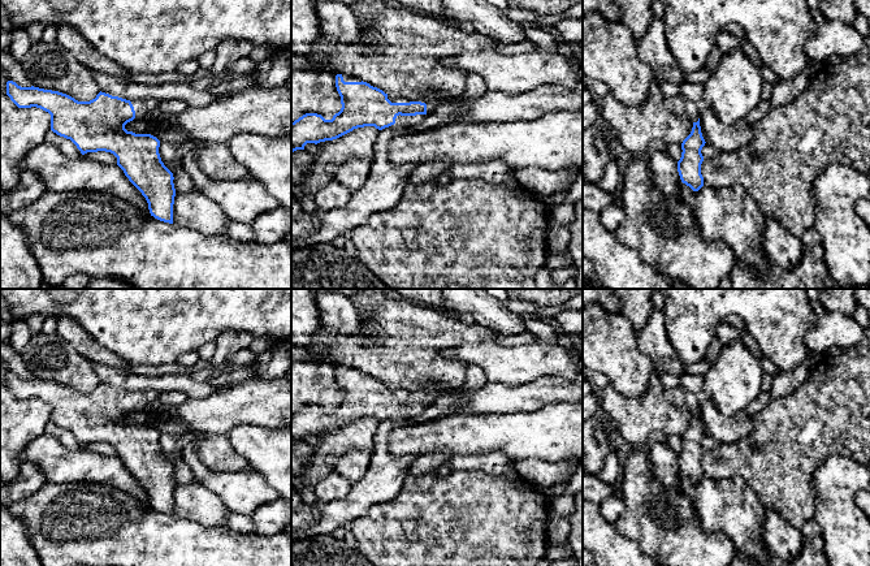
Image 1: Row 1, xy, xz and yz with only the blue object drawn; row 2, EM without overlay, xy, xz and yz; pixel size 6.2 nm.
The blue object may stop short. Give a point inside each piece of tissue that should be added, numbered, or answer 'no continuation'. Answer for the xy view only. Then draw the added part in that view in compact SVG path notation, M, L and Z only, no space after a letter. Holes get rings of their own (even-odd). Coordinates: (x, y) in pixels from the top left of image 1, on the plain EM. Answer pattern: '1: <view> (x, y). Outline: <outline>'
1: xy (142, 398). Outline: M153 389L135 392L135 398L134 398L135 410L134 411L146 410L148 403L152 401L157 401L159 397L160 397L160 393Z

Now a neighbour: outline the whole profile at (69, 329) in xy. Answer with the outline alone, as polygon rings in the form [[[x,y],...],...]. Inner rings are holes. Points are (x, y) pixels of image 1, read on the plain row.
[[[70,316],[57,317],[55,333],[94,364],[103,364],[122,372],[130,372],[130,363],[127,360],[100,346],[85,328]]]

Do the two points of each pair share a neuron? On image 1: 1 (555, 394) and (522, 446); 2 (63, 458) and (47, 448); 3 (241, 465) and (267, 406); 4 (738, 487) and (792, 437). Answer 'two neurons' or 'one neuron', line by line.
1: two neurons
2: one neuron
3: two neurons
4: two neurons

